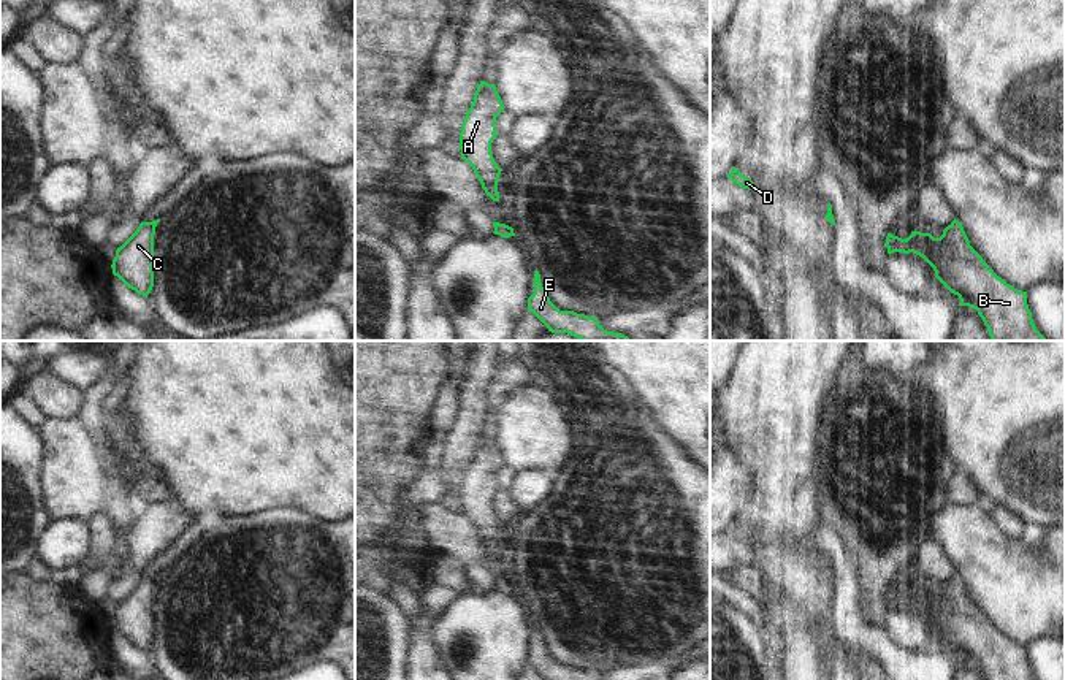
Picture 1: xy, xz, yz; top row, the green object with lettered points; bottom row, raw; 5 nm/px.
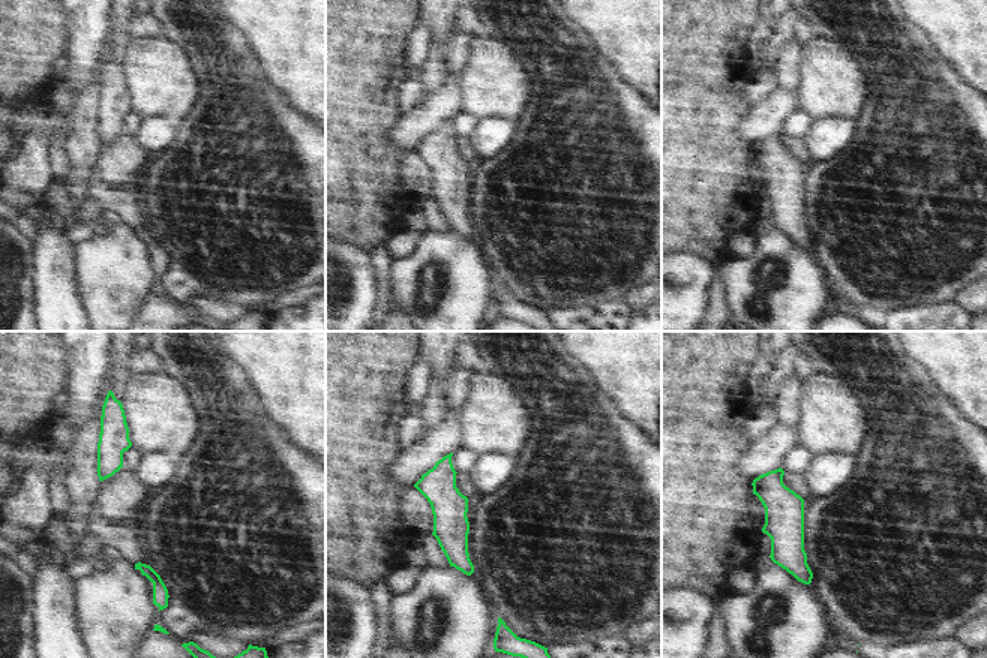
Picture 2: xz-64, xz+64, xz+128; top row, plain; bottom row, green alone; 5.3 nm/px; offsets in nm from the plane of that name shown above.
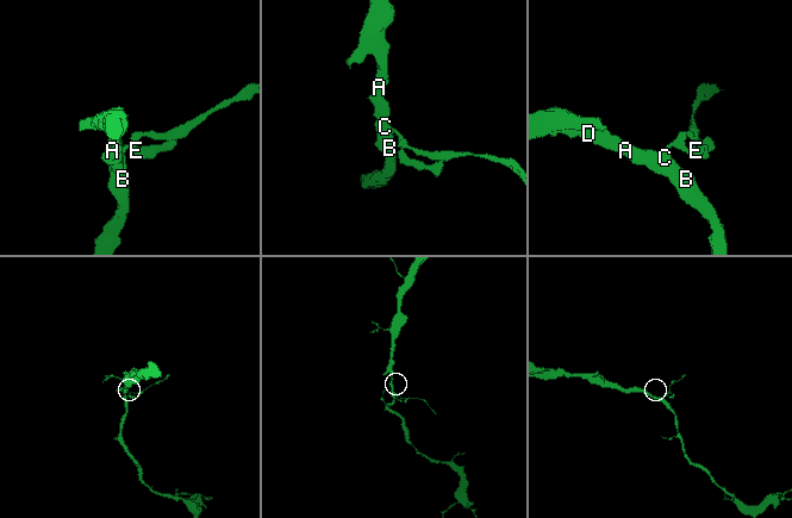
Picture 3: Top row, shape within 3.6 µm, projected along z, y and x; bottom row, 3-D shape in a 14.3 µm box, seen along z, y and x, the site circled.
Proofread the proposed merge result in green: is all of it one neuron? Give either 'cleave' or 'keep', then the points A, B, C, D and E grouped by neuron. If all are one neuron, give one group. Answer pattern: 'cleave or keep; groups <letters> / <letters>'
keep; groups A B C D E

